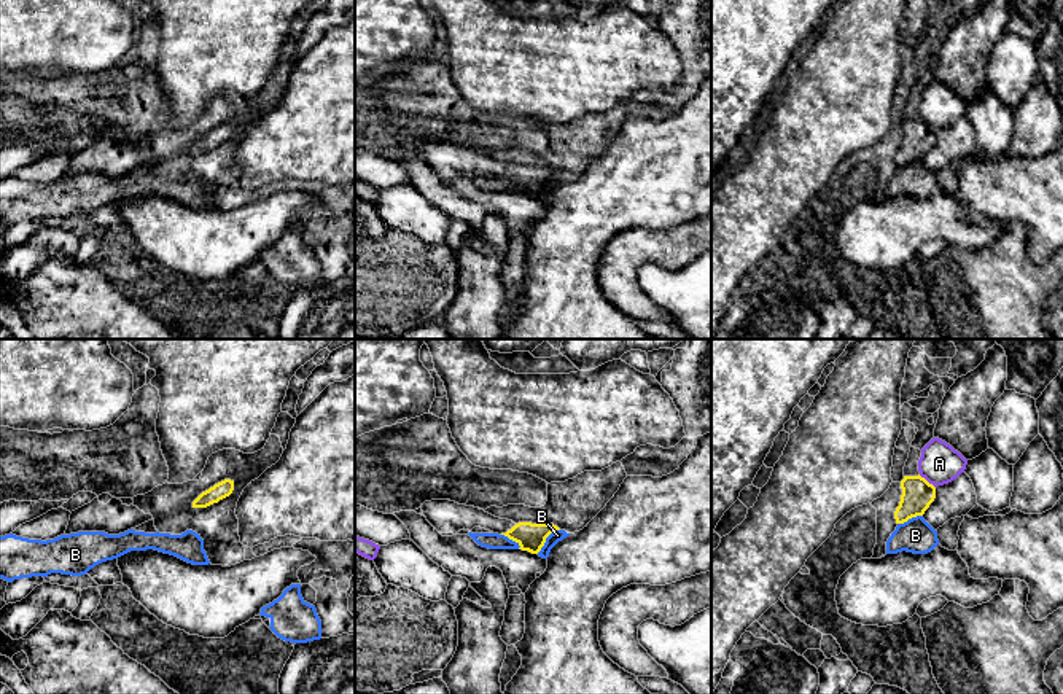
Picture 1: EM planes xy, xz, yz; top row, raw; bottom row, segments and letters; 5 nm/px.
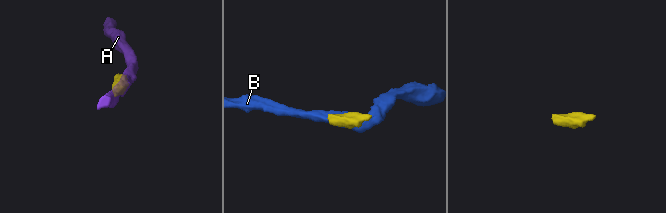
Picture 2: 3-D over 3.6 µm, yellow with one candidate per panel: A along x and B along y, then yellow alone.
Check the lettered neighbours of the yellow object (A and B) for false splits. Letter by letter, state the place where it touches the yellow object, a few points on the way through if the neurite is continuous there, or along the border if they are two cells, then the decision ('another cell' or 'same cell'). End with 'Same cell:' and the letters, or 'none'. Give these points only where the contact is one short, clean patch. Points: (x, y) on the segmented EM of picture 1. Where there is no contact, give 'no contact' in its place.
A: contact yz (925, 479); border yz (918, 475), (934, 487); another cell
B: contact xz (545, 540); border xz (559, 529), (546, 538), (537, 553); another cell
Same cell: none

